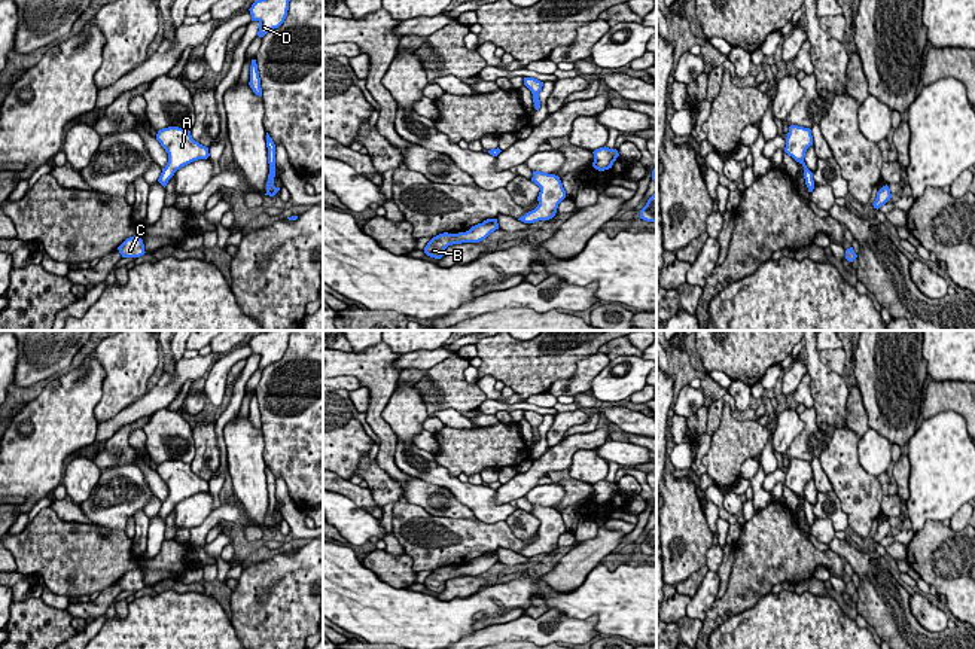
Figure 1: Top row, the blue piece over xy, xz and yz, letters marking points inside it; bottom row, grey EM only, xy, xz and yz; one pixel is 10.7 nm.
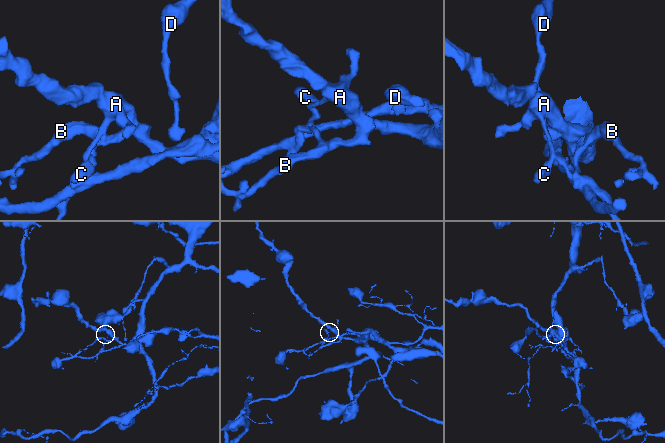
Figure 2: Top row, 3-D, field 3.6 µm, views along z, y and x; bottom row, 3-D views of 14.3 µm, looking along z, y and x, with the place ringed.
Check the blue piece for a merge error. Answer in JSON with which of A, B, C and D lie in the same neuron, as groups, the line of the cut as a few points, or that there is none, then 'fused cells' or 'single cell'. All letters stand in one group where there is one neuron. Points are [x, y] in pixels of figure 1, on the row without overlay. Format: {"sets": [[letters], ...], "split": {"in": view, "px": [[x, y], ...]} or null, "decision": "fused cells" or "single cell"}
{"sets": [["A", "B", "D"], ["C"]], "split": {"in": "yz", "px": [[813, 518], [809, 523]]}, "decision": "fused cells"}

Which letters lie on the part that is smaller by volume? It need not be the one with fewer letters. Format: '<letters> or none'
C

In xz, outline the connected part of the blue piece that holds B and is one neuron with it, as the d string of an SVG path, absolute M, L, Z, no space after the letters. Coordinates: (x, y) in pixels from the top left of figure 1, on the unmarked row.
M487 552L482 557L472 560L466 566L458 567L439 567L433 570L424 581L424 586L430 591L441 592L445 588L445 582L453 578L461 576L479 576L485 573L491 566L499 563L497 552Z

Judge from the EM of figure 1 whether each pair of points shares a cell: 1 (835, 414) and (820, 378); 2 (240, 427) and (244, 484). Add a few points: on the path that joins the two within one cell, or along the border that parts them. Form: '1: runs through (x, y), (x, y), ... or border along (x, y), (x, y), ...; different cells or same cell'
1: runs through (831, 405), (828, 387); same cell
2: runs through (243, 441), (244, 471); same cell

